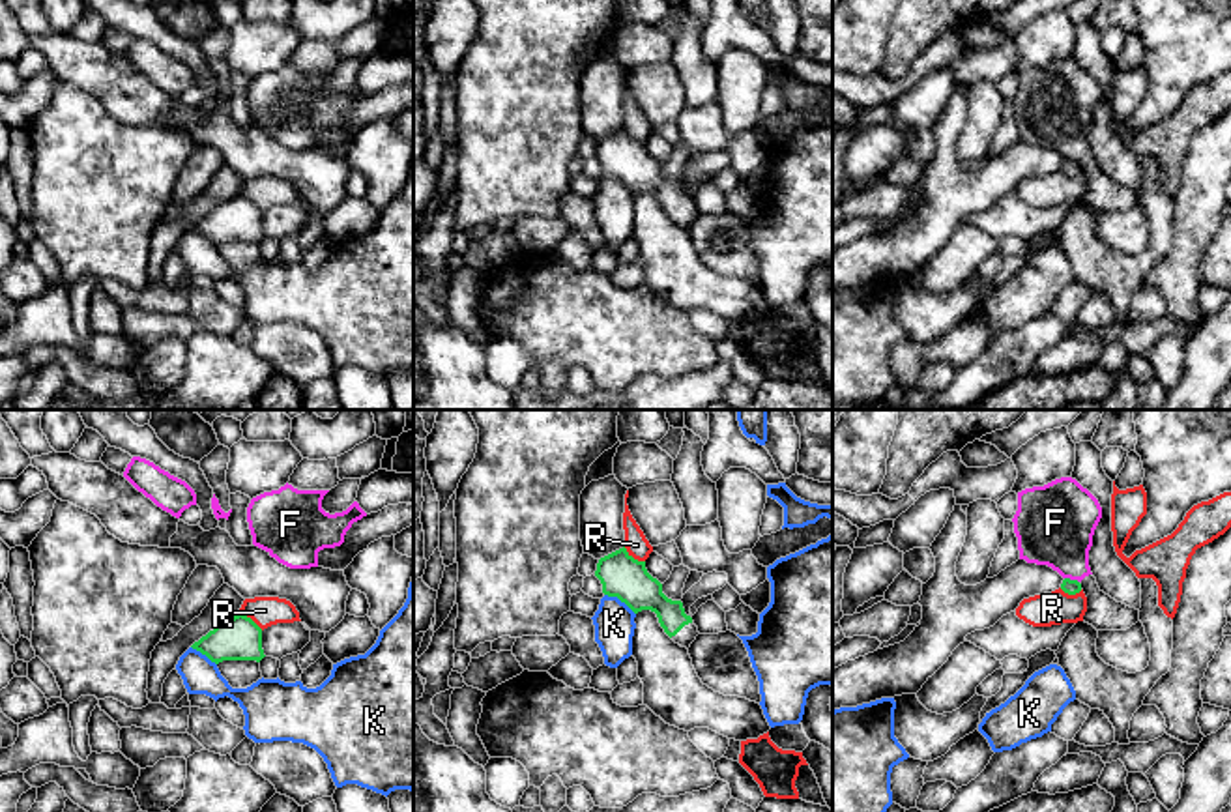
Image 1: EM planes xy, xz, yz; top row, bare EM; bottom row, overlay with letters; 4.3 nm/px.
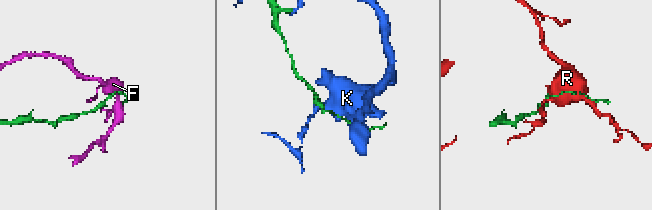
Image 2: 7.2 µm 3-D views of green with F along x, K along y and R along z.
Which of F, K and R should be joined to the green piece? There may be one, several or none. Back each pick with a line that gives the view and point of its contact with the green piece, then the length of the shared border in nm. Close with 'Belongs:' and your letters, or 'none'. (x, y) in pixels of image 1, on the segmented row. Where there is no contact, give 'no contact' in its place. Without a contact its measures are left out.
Belongs: none

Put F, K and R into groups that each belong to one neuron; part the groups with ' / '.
F / K / R

